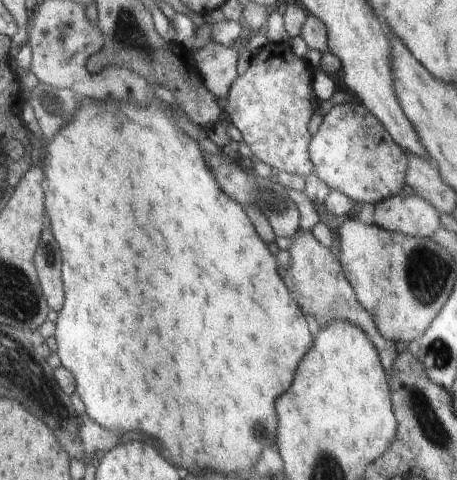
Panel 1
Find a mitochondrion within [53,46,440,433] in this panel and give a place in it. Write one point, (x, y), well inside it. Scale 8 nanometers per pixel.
(273, 200)

